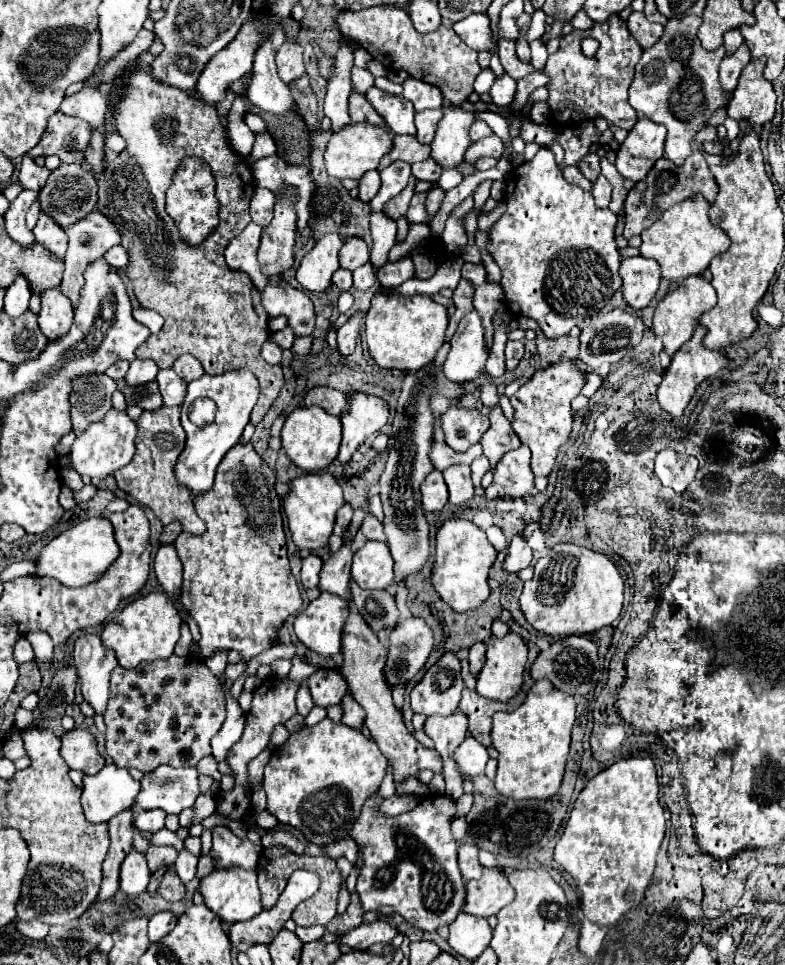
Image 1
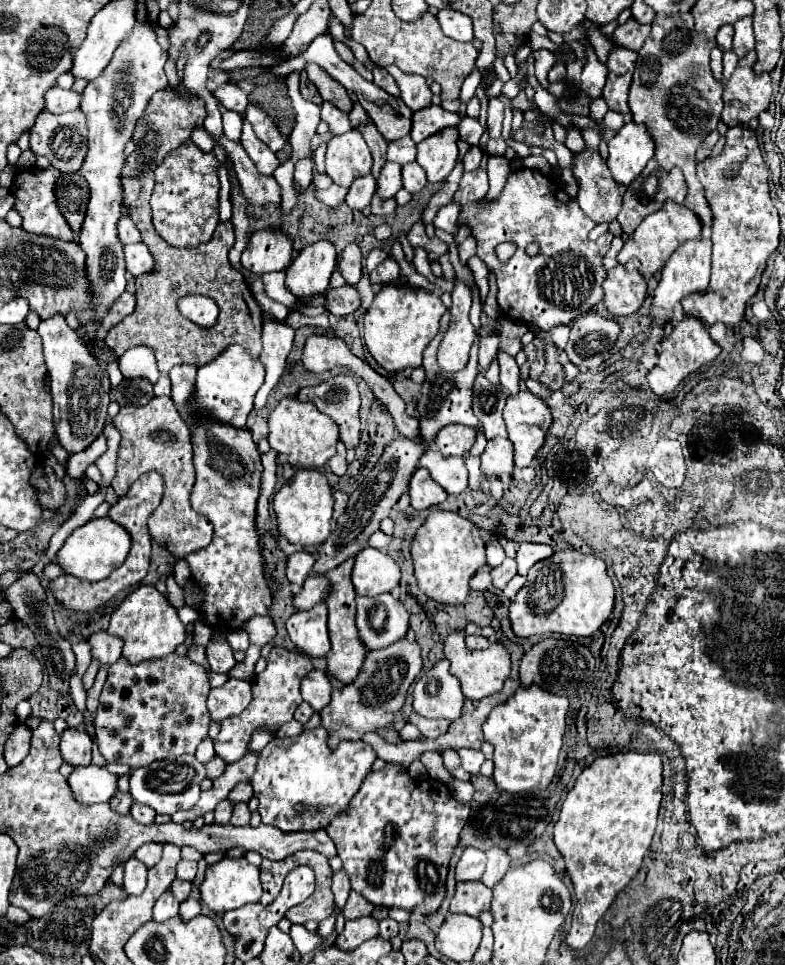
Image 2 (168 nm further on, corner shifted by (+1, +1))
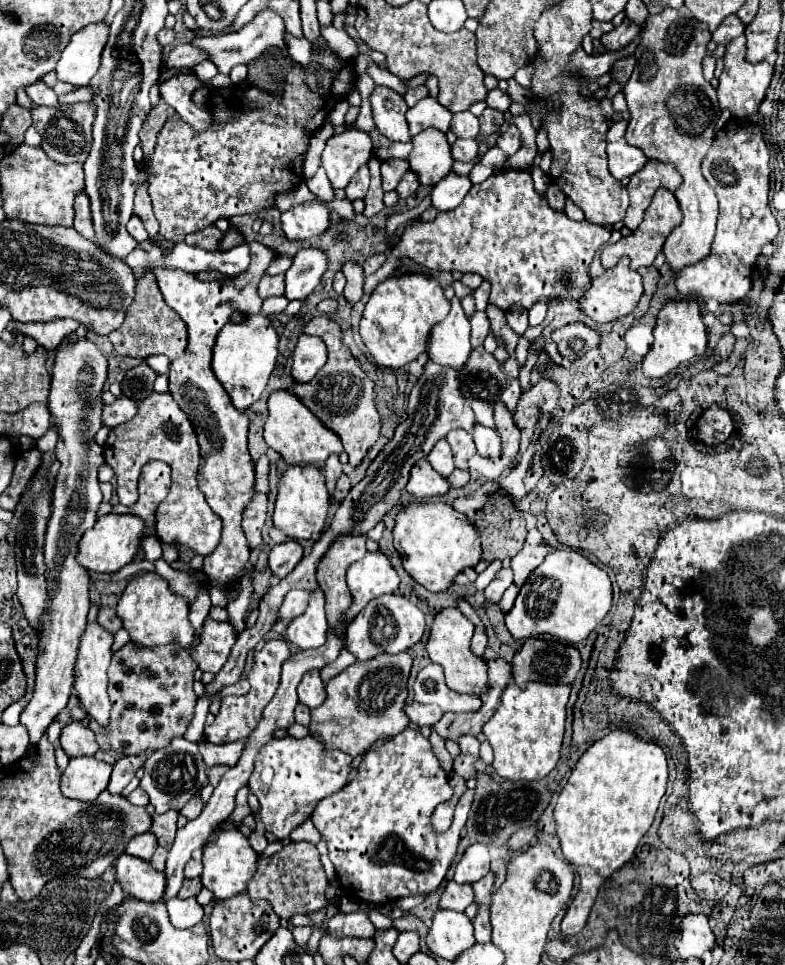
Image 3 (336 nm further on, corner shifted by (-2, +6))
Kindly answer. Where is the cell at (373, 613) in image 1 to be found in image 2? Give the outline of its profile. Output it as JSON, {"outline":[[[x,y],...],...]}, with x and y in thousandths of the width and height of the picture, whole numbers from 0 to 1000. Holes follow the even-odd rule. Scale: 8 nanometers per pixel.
{"outline":[[[498,615],[455,619],[457,660],[470,675],[488,673],[511,662],[521,652],[521,635]]]}

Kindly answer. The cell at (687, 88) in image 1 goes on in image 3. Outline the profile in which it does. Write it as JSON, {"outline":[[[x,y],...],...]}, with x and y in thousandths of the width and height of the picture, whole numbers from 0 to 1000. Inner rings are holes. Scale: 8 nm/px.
{"outline":[[[869,6],[864,10],[859,10],[859,8],[843,10],[843,15],[825,19],[820,39],[808,54],[808,60],[810,60],[808,75],[795,89],[795,99],[797,99],[797,108],[800,108],[800,116],[803,116],[803,126],[797,133],[797,147],[815,153],[823,160],[823,164],[828,164],[828,166],[856,168],[871,184],[869,193],[864,193],[864,199],[859,199],[864,213],[869,218],[869,230],[854,240],[854,245],[846,251],[848,269],[851,269],[854,278],[861,282],[869,280],[871,276],[887,274],[894,267],[899,267],[904,263],[904,253],[907,253],[910,240],[912,240],[915,205],[912,205],[910,197],[904,197],[902,189],[897,187],[897,182],[892,178],[892,168],[899,162],[902,153],[907,151],[907,145],[912,139],[912,135],[910,135],[912,124],[917,122],[912,93],[894,79],[894,62],[902,54],[899,46],[904,44],[904,39],[907,37],[902,33],[902,27],[889,23],[874,6]]]}

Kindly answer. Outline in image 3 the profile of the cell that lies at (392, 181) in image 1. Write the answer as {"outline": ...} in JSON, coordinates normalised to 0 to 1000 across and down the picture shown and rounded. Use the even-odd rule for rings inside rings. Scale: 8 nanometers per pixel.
{"outline":[[[507,164],[489,166],[487,168],[487,197],[489,199],[504,197],[507,189],[517,176],[520,176],[520,166],[507,166]]]}

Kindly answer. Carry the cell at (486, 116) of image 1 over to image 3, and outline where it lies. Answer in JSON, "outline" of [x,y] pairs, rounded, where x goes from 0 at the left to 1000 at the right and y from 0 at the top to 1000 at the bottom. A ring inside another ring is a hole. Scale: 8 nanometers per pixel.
{"outline":[[[543,99],[530,110],[520,112],[517,124],[520,124],[525,141],[535,139],[543,133],[555,133],[561,137],[571,137],[573,135],[576,116],[571,112],[566,112],[563,108],[558,108],[555,102]]]}

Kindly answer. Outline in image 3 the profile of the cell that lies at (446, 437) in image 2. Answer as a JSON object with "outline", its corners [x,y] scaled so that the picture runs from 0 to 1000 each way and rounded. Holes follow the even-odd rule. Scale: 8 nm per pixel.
{"outline":[[[576,446],[568,452],[568,456],[571,456],[571,460],[576,462],[576,468],[578,468],[578,483],[586,485],[586,487],[594,487],[596,477],[606,470],[601,452],[594,446]]]}

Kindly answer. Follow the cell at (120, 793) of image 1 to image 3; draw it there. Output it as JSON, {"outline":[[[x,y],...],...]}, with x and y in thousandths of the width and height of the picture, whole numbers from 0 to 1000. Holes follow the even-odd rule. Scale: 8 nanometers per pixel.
{"outline":[[[94,783],[79,800],[79,823],[92,829],[117,831],[135,819],[143,794],[125,790],[120,783]]]}

